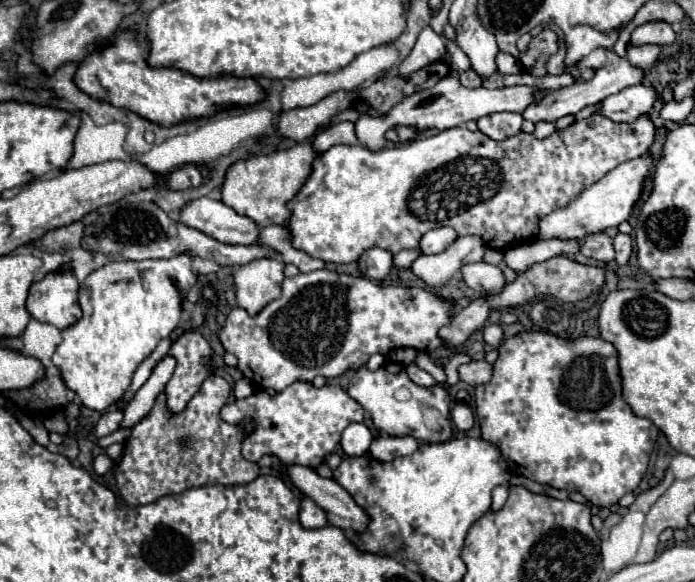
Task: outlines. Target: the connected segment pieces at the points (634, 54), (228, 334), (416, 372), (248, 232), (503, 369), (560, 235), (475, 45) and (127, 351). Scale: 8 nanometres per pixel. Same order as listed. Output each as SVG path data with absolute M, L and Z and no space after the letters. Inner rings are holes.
M658 45L628 47L628 59L632 61L632 65L636 65L640 69L652 69L662 59L662 51Z
M328 269L300 273L288 277L282 283L282 297L268 303L256 317L250 317L244 309L236 307L230 311L226 325L220 329L220 343L224 351L238 357L238 367L256 387L282 391L296 381L312 381L316 375L326 379L340 377L348 369L360 369L370 355L386 355L392 349L414 347L418 351L432 351L442 345L438 329L450 323L448 299L438 299L424 289L382 285L366 277L352 277Z
M410 363L410 365L406 367L406 373L408 373L408 377L410 377L416 385L420 385L420 387L432 387L432 385L436 385L436 379L434 379L430 373L418 369L414 363Z
M200 197L200 201L188 201L188 205L178 211L178 221L222 243L258 243L258 227L254 221L238 215L232 207L210 197Z
M522 331L510 339L506 339L500 345L500 357L494 363L494 375L488 385L476 387L476 415L482 427L482 437L494 445L500 447L506 463L510 465L512 473L524 475L532 481L538 481L542 485L550 485L564 491L580 491L592 505L596 507L612 507L618 503L618 499L630 491L634 491L640 483L640 479L646 473L650 453L654 449L658 429L652 425L650 419L634 415L630 405L622 397L622 377L620 377L620 365L618 365L618 353L612 343L604 341L602 337L578 337L578 339L560 339L552 333L544 331Z
M646 155L646 157L638 157L638 159L618 165L616 169L606 173L600 181L596 181L594 185L584 189L578 197L574 197L566 207L554 209L550 215L540 219L538 227L536 227L536 239L540 239L540 241L576 239L576 237L586 237L590 233L604 231L608 227L618 227L620 223L624 223L630 217L632 207L642 193L644 179L646 179L652 163L654 163L654 159L650 155Z
M476 15L466 19L468 29L456 27L456 43L458 47L468 55L472 69L482 77L488 79L492 73L498 71L496 67L496 55L498 55L498 45L492 33L488 33L480 19Z
M190 255L150 261L116 261L92 271L82 281L80 307L84 317L62 331L62 343L56 347L52 363L60 369L64 385L82 399L84 407L94 411L106 411L112 403L116 403L130 387L132 375L138 365L156 349L160 339L168 337L176 329L182 315L182 297L196 283L190 263Z

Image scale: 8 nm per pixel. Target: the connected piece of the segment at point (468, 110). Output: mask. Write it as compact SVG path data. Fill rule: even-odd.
M450 69L448 77L440 79L432 89L426 91L416 91L408 97L404 97L404 101L396 103L388 113L380 115L380 117L372 117L370 113L362 113L358 117L358 121L354 123L356 129L356 137L360 141L360 145L364 145L366 149L372 151L380 151L386 147L386 131L398 127L398 125L408 125L408 127L416 127L420 131L428 129L450 129L450 127L458 127L460 123L466 123L470 119L480 119L484 115L490 113L498 113L498 111L512 111L512 113L524 113L524 109L528 105L532 105L536 101L536 95L544 97L546 89L536 87L536 85L514 85L514 87L502 87L502 89L468 89L458 81L458 73L454 69Z

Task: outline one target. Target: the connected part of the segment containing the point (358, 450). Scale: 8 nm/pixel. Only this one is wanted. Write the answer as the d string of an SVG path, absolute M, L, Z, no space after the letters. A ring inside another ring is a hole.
M352 423L342 433L342 449L350 457L360 457L368 453L368 445L372 443L372 433L364 423Z

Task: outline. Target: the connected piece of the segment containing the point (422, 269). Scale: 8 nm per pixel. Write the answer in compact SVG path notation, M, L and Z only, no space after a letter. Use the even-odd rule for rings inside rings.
M458 237L444 253L438 255L420 255L412 263L412 271L432 287L446 285L462 265L478 263L484 259L488 247L480 237Z

